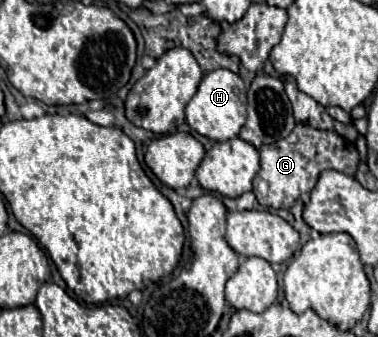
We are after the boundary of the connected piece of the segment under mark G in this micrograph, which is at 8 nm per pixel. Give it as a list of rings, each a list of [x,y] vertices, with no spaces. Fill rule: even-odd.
[[[301,123],[295,125],[295,129],[291,131],[289,137],[277,141],[273,145],[259,147],[259,153],[261,153],[261,169],[253,179],[253,193],[259,201],[259,205],[263,205],[265,209],[289,209],[295,205],[295,201],[303,193],[309,193],[315,187],[315,183],[323,171],[335,169],[335,171],[343,171],[347,175],[355,175],[357,163],[359,163],[359,153],[357,153],[353,143],[345,141],[335,131],[319,131],[319,129],[309,127],[309,125],[301,125]]]

